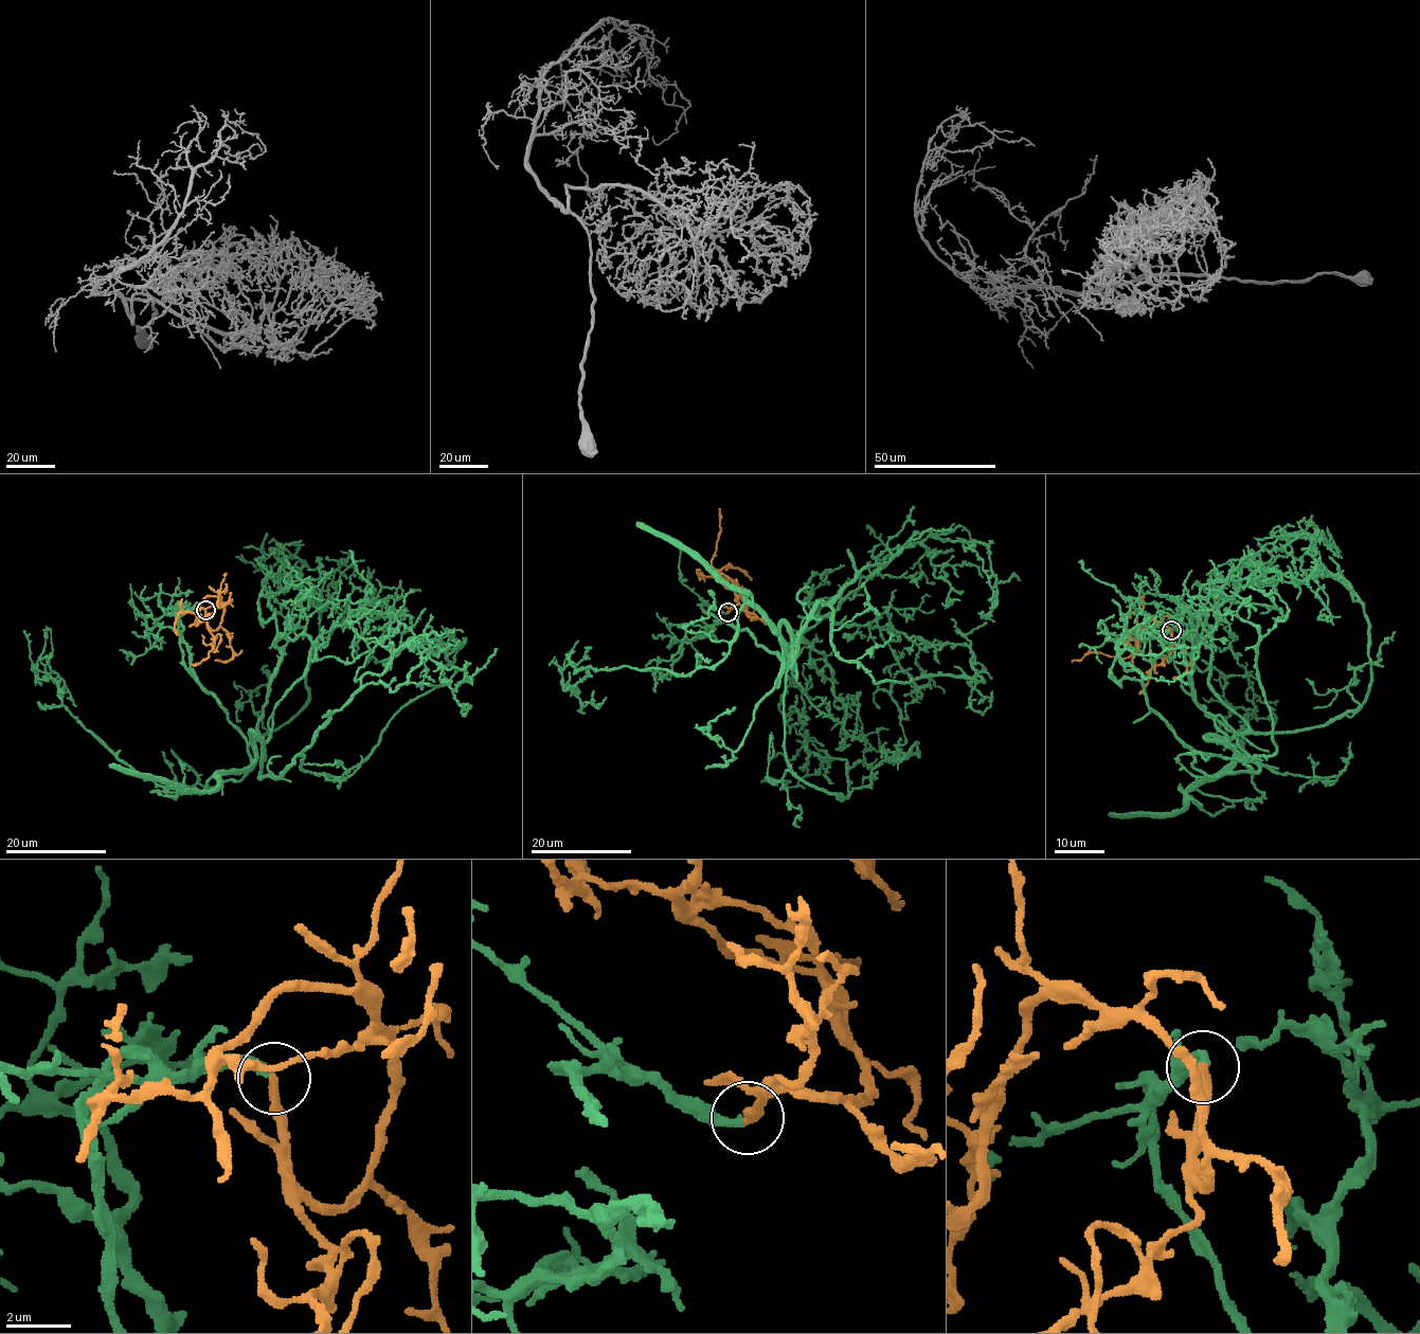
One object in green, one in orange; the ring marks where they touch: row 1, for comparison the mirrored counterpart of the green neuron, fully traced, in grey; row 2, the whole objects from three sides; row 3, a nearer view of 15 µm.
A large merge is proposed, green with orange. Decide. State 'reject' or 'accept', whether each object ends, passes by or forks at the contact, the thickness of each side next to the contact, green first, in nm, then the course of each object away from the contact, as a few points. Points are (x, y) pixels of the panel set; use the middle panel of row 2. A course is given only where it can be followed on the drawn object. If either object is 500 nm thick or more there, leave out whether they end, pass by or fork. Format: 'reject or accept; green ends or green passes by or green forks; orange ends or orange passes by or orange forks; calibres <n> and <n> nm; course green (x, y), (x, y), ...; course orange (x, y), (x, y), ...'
accept; green ends; orange ends; calibres 280 and 300 nm; course green (728, 612), (699, 605), (783, 660), (784, 624), (791, 668), (825, 604), (878, 683), (982, 679), (949, 643); course orange (728, 612), (746, 610), (746, 605), (738, 592), (719, 580), (719, 574), (712, 565), (718, 541), (718, 508)

